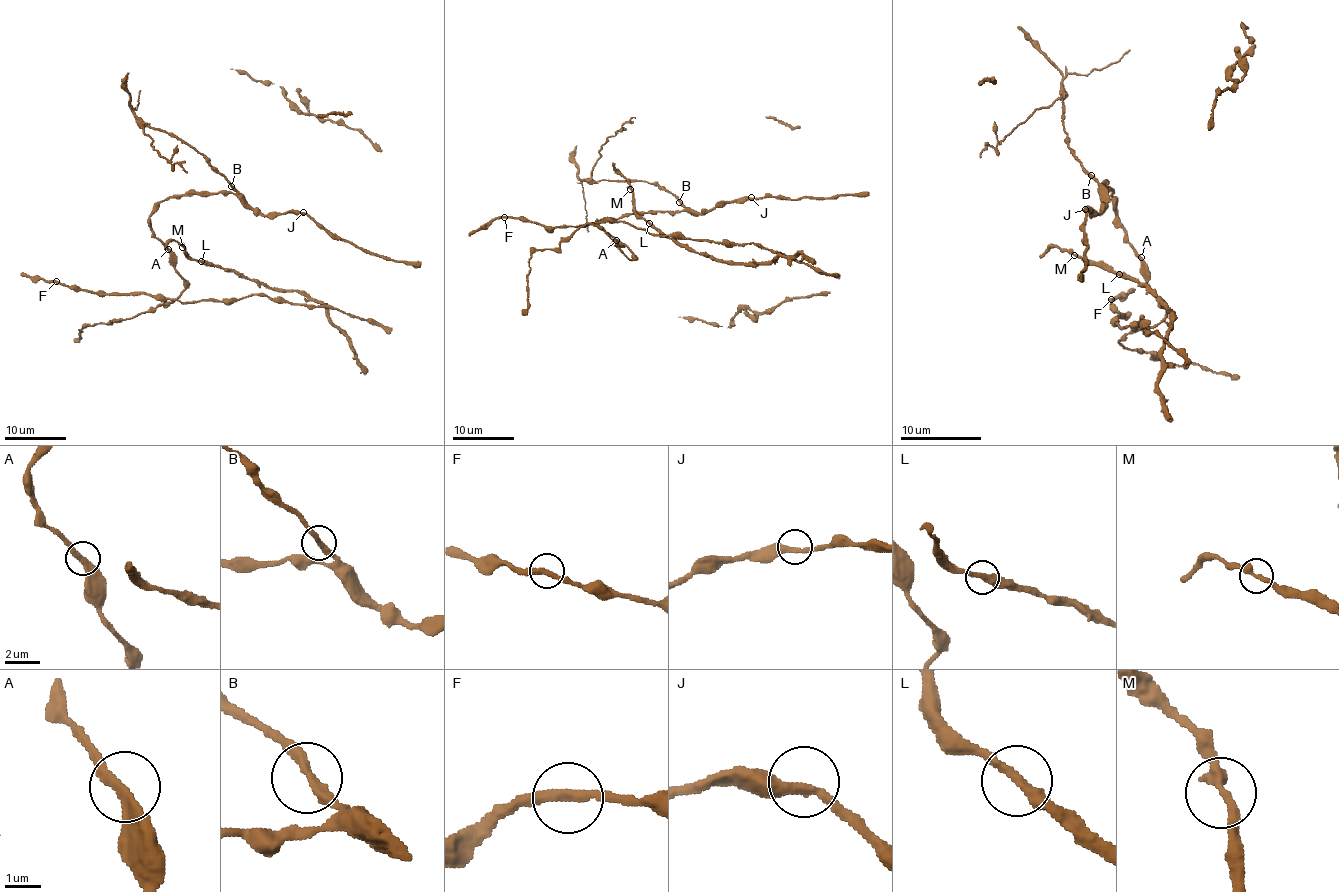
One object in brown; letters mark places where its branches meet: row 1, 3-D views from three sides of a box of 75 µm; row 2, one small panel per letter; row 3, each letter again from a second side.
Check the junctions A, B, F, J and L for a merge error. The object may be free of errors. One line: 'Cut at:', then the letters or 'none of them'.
Cut at: none of them

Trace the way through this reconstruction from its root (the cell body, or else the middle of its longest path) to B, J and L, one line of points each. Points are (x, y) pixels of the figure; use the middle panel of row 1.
B: (612, 219), (658, 211), (681, 211), (684, 207), (679, 202)
J: (612, 219), (658, 211), (707, 213), (716, 207), (744, 202), (751, 197)
L: (612, 219), (598, 226), (629, 259), (606, 222), (776, 254), (721, 262), (649, 223)

